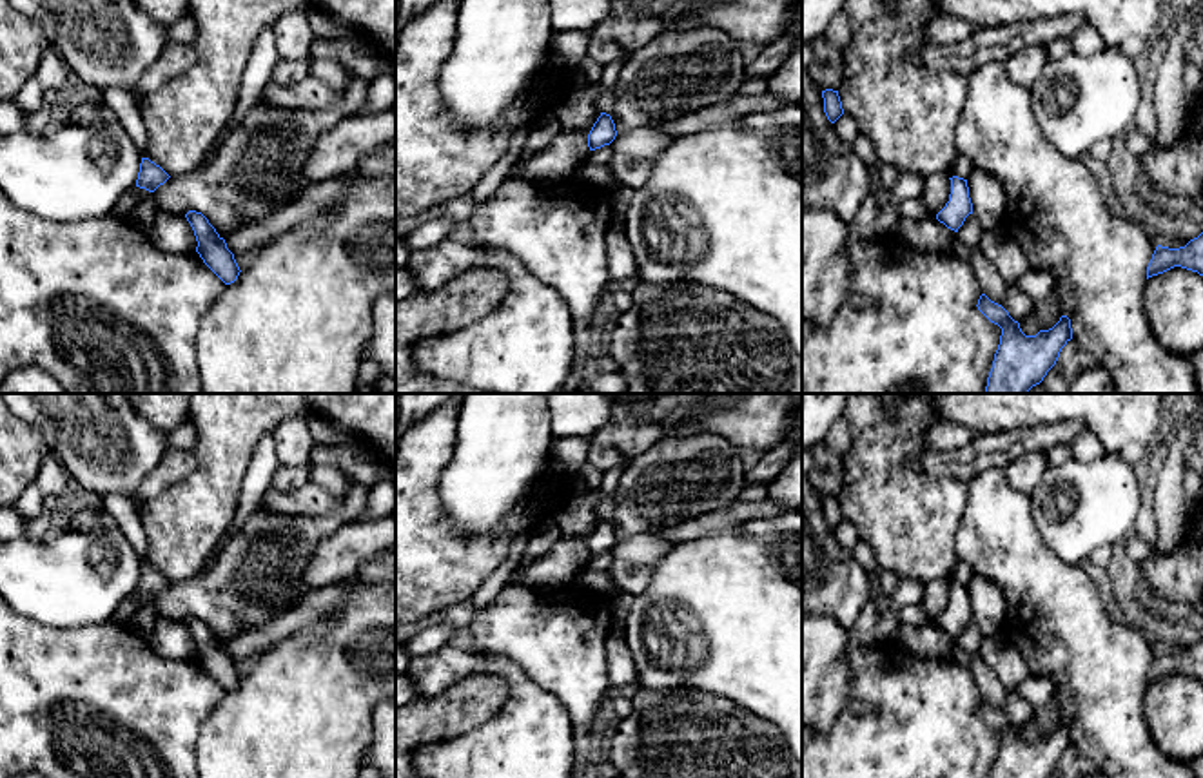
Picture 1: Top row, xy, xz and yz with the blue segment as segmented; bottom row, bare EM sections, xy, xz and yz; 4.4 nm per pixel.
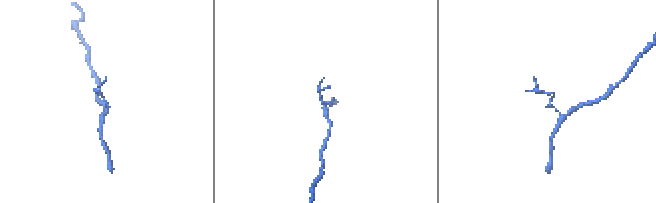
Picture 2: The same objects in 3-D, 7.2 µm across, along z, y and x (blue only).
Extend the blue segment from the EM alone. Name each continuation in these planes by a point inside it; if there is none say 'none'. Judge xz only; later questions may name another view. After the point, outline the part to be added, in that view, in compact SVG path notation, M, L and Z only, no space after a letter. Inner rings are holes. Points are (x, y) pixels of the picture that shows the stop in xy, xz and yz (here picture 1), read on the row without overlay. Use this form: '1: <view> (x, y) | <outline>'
none

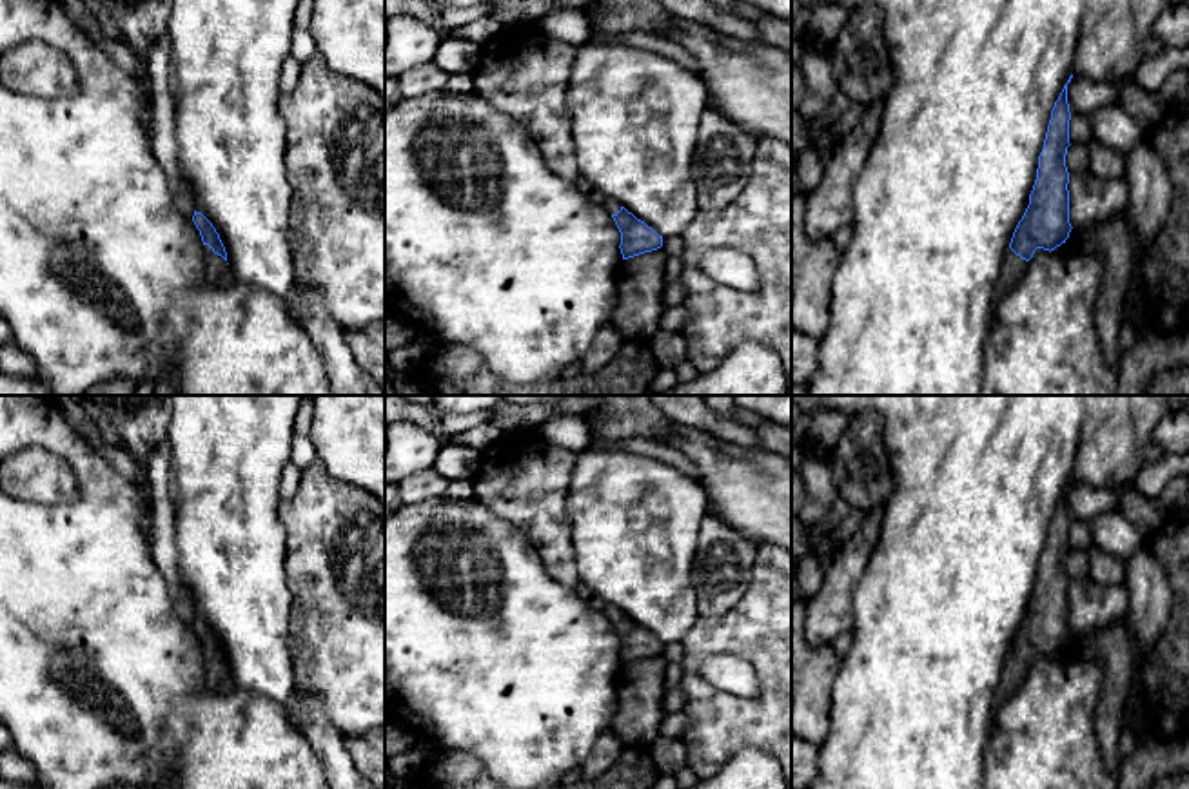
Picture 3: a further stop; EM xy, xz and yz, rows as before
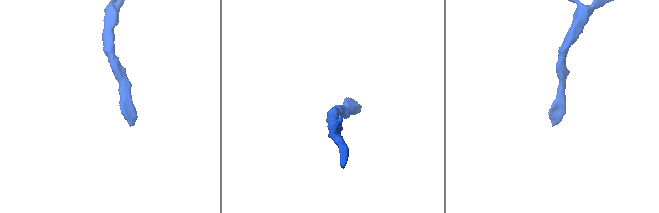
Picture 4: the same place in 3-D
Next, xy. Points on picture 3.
1: xy (216, 677) | M203 651L203 666L205 666L205 691L216 693L216 691L227 691L234 689L234 680L227 667L214 660L209 651Z

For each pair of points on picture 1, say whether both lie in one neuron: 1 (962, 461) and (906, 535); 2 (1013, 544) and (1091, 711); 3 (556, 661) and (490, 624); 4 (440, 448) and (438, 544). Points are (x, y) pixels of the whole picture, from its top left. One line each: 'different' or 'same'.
1: different
2: same
3: same
4: same

